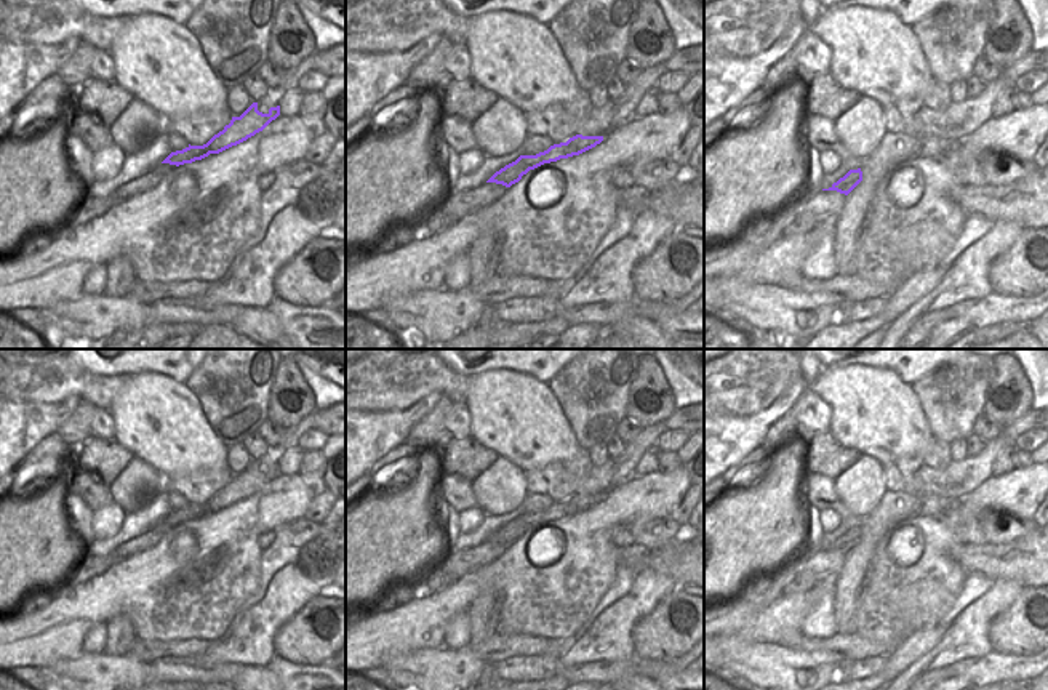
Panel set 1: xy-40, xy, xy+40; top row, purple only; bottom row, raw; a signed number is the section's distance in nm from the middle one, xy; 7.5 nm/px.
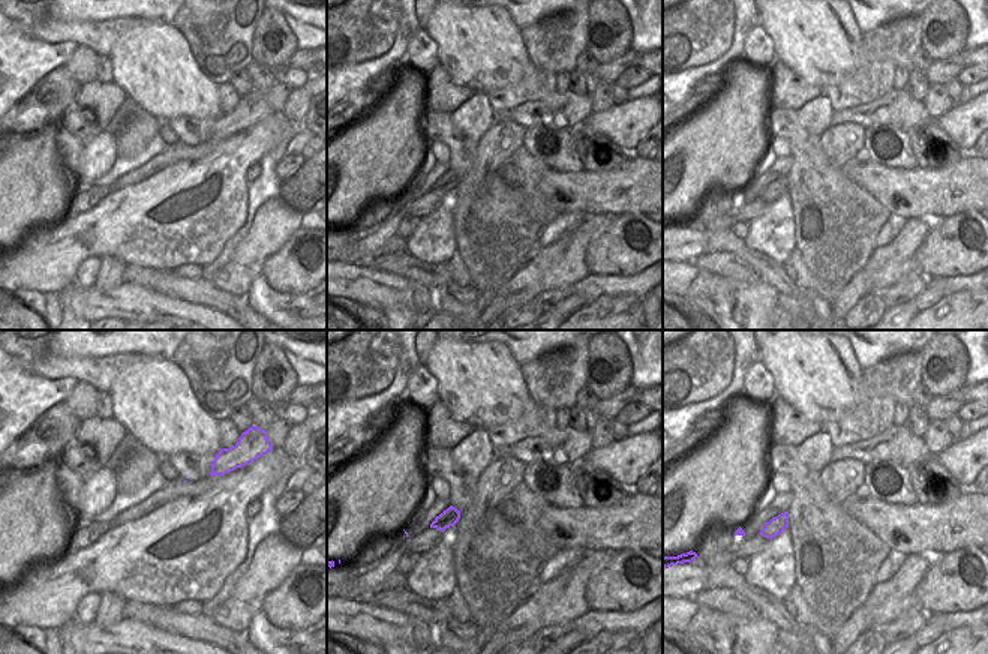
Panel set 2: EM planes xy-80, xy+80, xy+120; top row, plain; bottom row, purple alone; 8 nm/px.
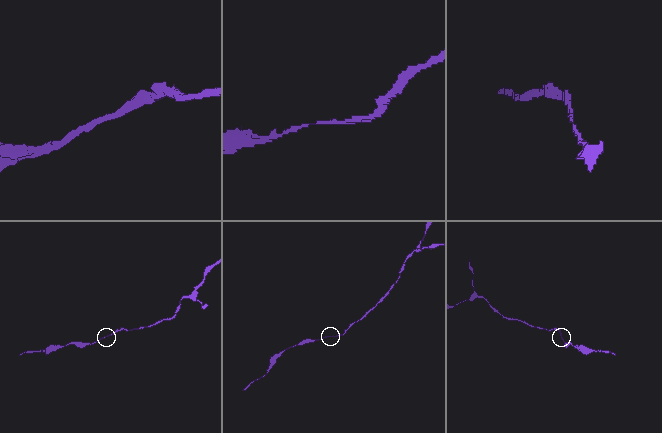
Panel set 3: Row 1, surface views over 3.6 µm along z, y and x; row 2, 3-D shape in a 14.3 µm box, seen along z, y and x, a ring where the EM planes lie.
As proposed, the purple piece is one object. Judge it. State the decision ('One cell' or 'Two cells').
One cell

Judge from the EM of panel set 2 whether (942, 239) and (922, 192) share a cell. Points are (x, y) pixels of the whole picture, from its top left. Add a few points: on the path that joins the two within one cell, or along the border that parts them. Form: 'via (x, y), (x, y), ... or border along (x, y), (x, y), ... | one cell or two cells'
border along (972, 210), (948, 215), (943, 219) | two cells

